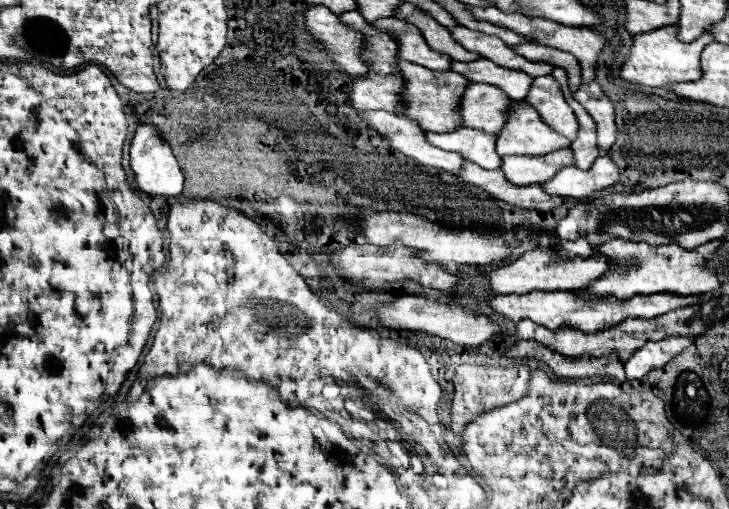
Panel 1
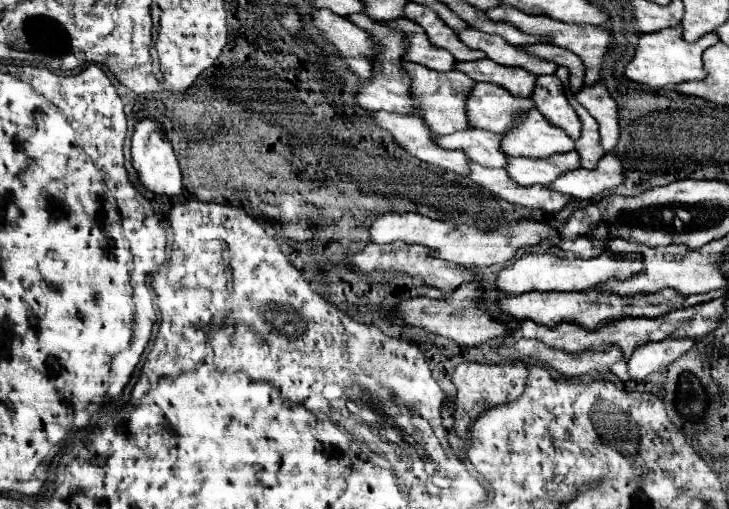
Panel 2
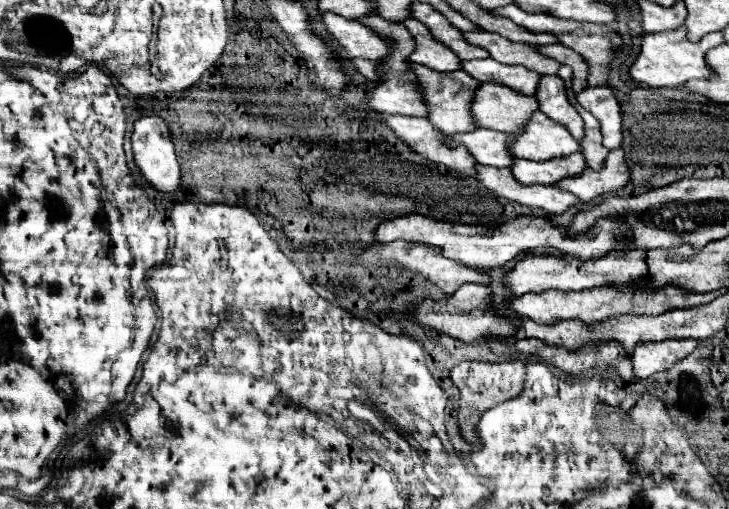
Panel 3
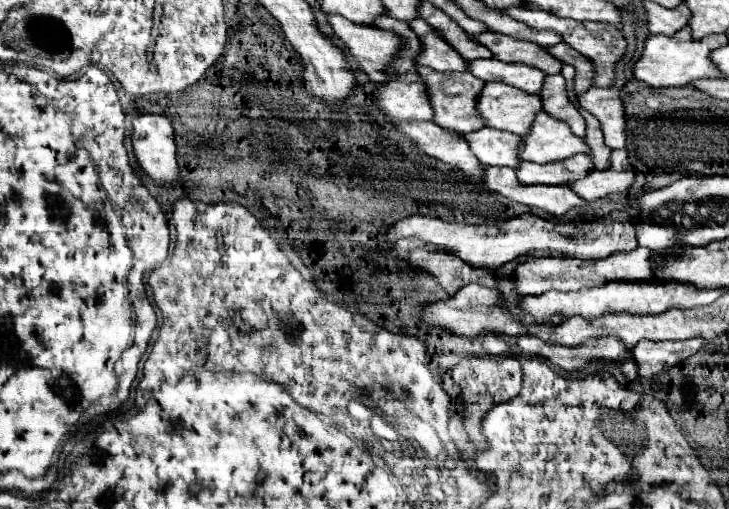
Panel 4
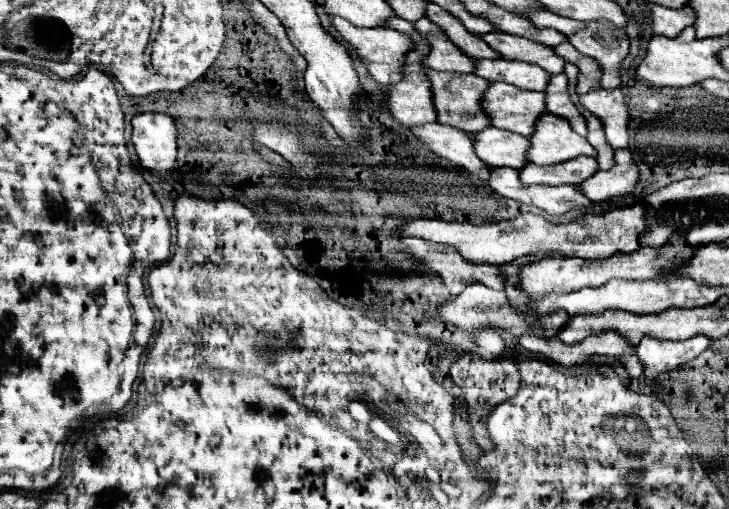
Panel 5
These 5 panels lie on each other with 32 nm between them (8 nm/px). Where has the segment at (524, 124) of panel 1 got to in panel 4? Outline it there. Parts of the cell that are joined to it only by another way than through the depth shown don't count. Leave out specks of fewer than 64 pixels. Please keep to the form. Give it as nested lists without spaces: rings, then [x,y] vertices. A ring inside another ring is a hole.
[[[538,112],[530,134],[524,136],[524,146],[520,150],[524,160],[536,164],[548,164],[556,160],[566,160],[574,154],[588,154],[588,144],[584,138],[572,134],[568,124]]]

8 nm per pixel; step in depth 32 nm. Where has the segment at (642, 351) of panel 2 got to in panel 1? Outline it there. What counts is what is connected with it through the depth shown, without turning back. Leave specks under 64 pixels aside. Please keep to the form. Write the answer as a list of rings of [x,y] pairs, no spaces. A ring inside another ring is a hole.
[[[670,336],[670,338],[664,338],[660,342],[648,342],[648,344],[644,344],[624,364],[628,380],[640,380],[650,370],[664,368],[674,356],[678,356],[682,350],[686,350],[692,342],[694,342],[692,338]]]

